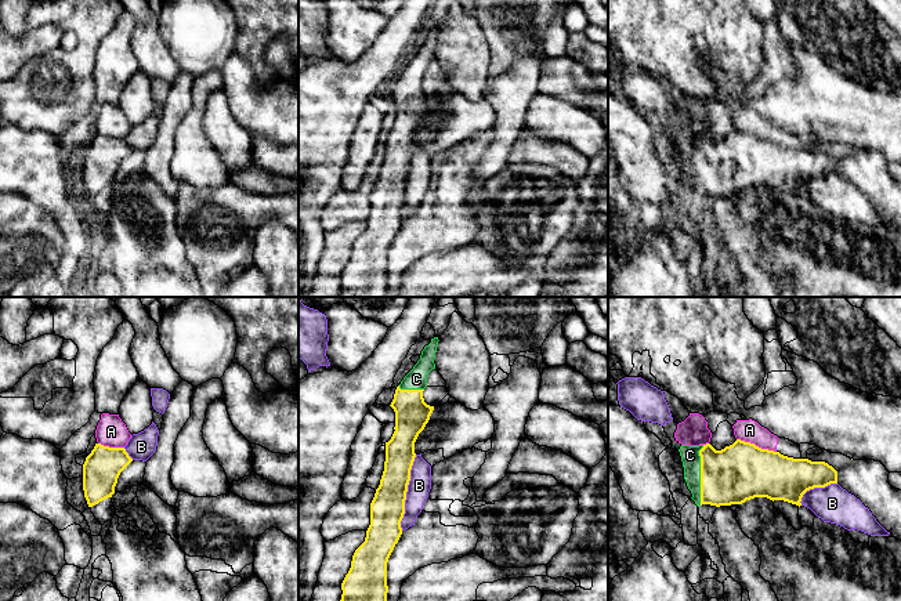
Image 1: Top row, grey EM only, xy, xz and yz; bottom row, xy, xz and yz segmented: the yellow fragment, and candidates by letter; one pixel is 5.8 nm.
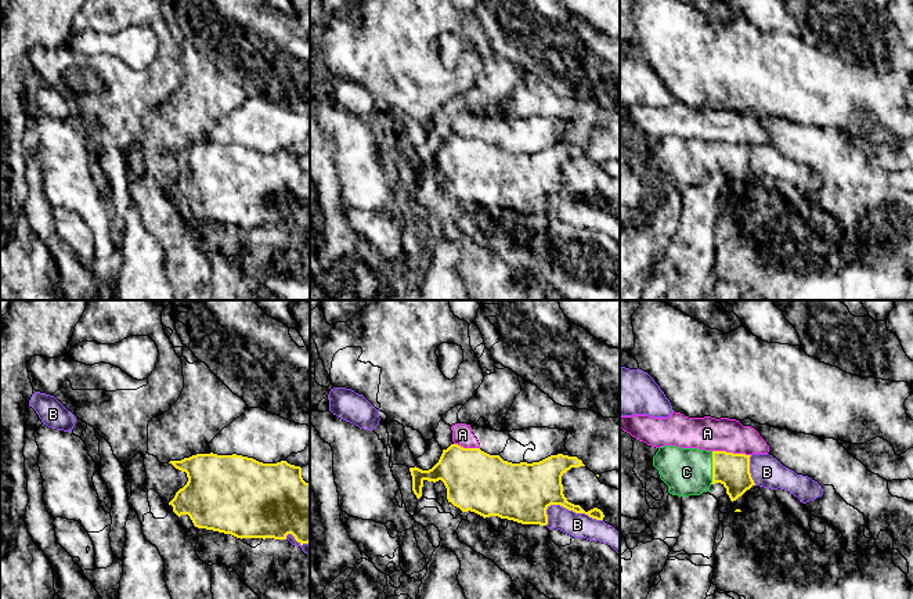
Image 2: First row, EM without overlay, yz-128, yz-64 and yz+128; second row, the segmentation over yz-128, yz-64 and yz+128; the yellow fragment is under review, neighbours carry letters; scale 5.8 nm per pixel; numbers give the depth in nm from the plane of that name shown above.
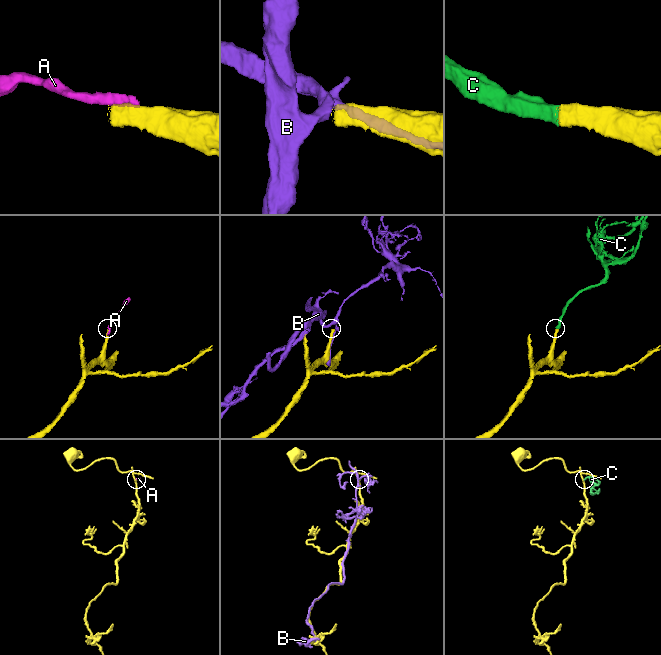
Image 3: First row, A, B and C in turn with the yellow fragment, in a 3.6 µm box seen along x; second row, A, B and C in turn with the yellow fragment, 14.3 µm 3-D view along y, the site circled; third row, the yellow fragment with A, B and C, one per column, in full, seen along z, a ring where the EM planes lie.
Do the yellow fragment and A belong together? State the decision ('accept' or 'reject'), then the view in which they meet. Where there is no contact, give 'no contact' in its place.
reject; contact in yz

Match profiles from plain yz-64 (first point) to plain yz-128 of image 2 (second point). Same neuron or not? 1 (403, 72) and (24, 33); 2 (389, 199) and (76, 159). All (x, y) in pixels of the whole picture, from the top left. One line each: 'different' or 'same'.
1: different
2: same

